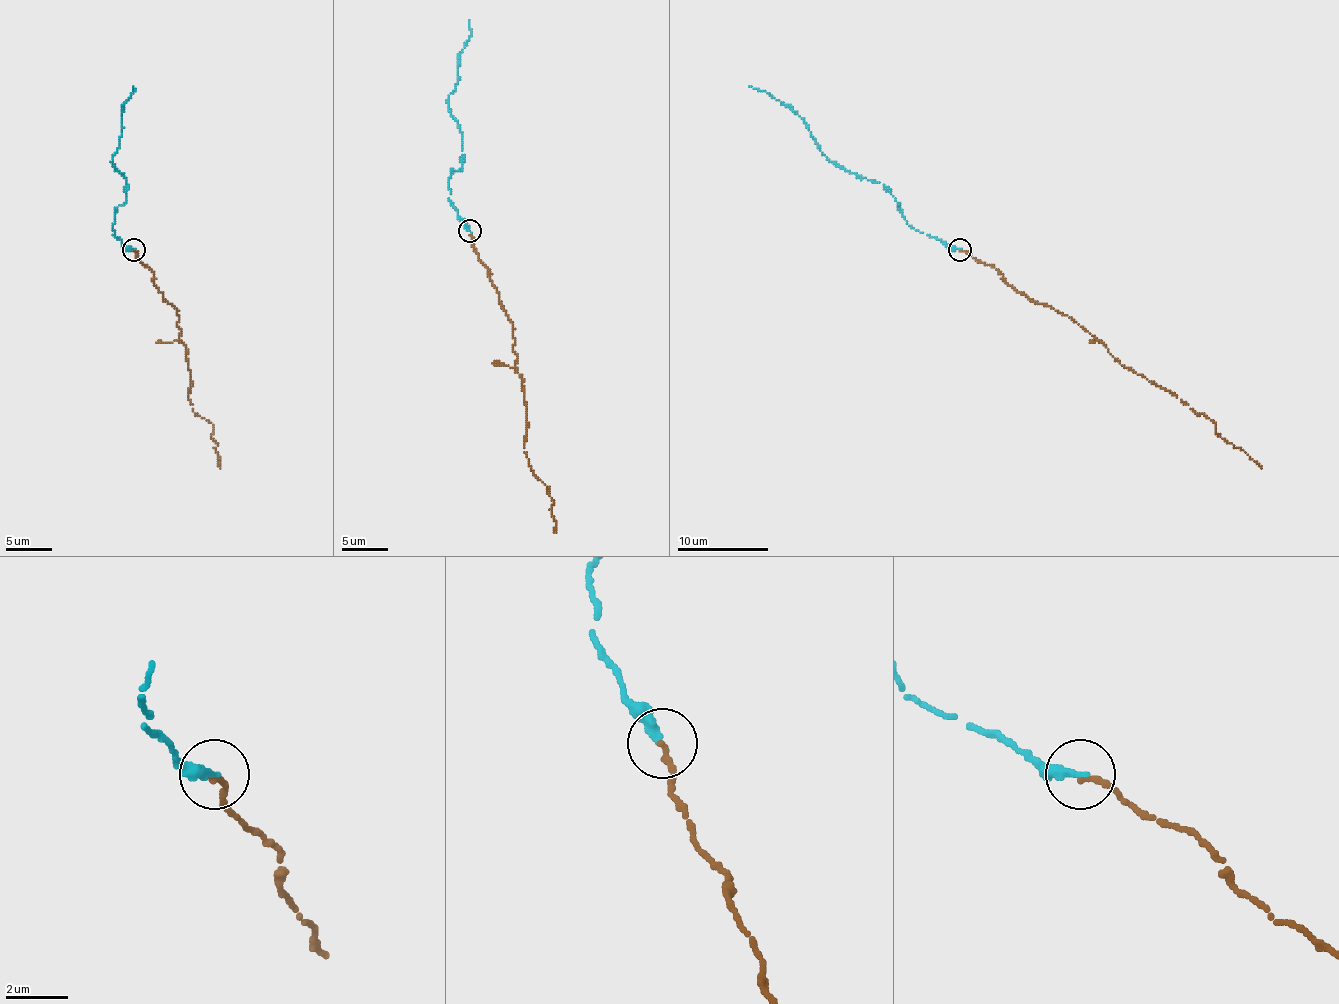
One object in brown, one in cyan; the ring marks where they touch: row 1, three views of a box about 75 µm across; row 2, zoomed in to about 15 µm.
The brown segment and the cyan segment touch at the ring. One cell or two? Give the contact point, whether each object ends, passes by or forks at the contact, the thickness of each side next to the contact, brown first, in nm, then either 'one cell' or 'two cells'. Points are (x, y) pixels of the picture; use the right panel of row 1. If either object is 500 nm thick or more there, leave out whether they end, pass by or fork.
place (960, 249); brown ends; cyan ends; calibres 200 and 320 nm; one cell

